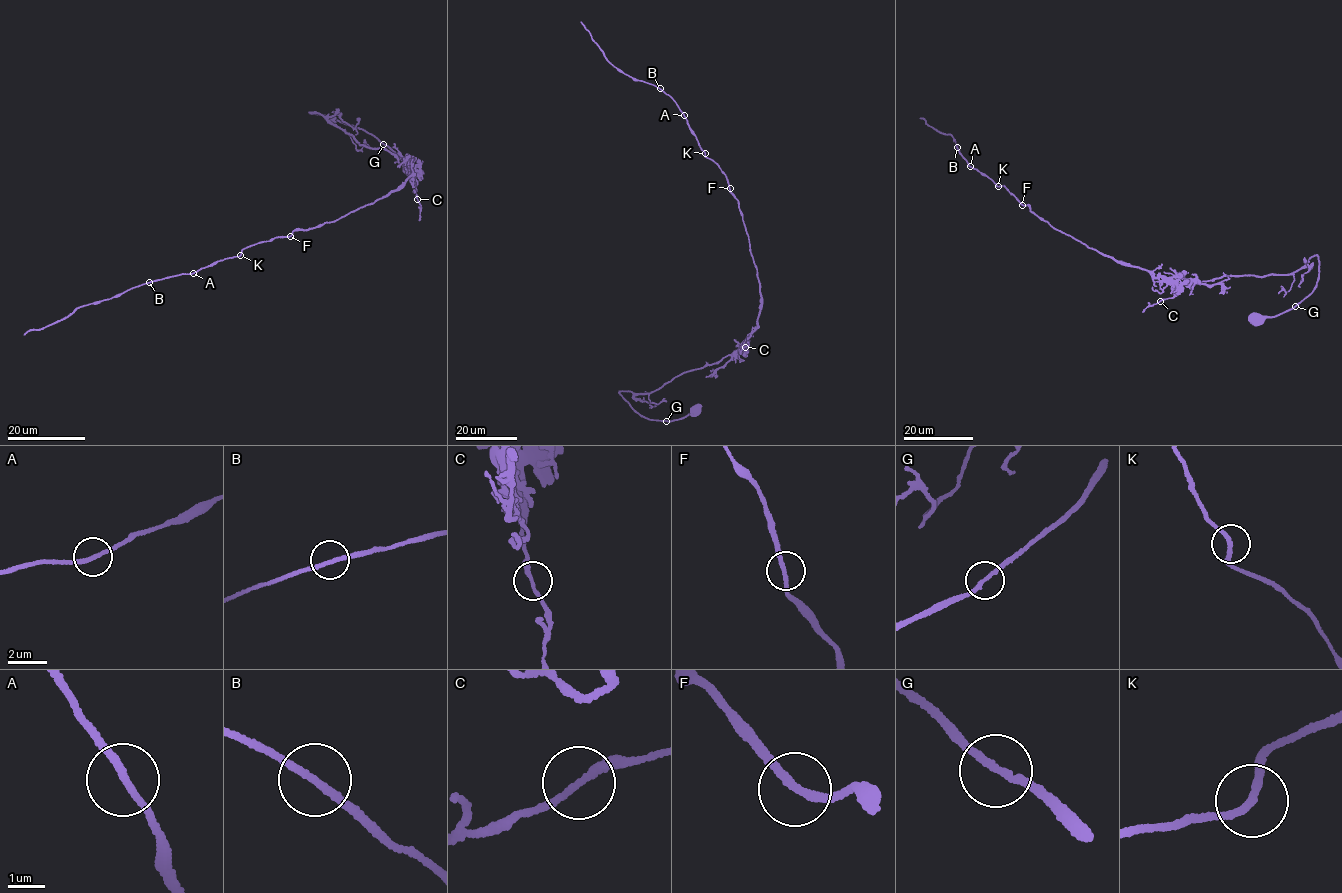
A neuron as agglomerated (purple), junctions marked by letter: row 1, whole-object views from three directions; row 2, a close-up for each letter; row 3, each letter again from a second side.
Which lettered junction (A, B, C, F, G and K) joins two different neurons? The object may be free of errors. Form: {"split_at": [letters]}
{"split_at": []}

